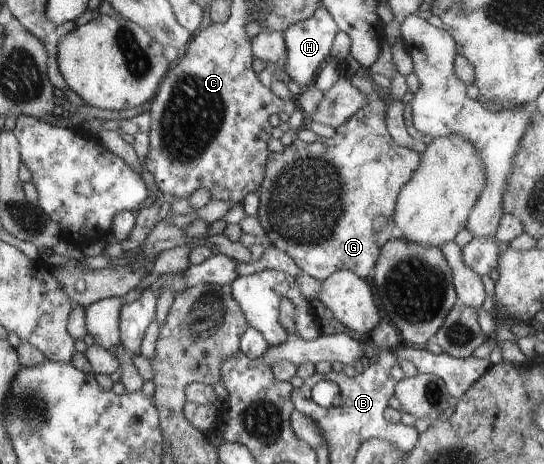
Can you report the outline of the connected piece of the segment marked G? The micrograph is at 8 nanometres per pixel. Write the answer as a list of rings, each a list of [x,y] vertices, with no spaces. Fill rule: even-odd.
[[[371,95],[368,104],[355,112],[349,119],[341,126],[335,128],[335,136],[331,138],[318,137],[313,144],[306,144],[301,140],[295,138],[295,142],[290,146],[286,146],[283,152],[269,152],[267,154],[267,162],[265,162],[265,175],[261,187],[258,191],[260,200],[258,220],[267,234],[267,238],[280,251],[285,252],[294,261],[295,264],[305,274],[317,280],[325,281],[331,274],[341,270],[351,270],[357,276],[370,280],[372,272],[375,270],[375,264],[383,246],[396,236],[396,226],[393,221],[395,215],[396,201],[401,191],[401,188],[411,180],[415,170],[418,170],[423,156],[415,150],[405,149],[403,146],[398,146],[391,139],[387,131],[386,124],[386,110],[385,102],[382,98],[376,95]]]

